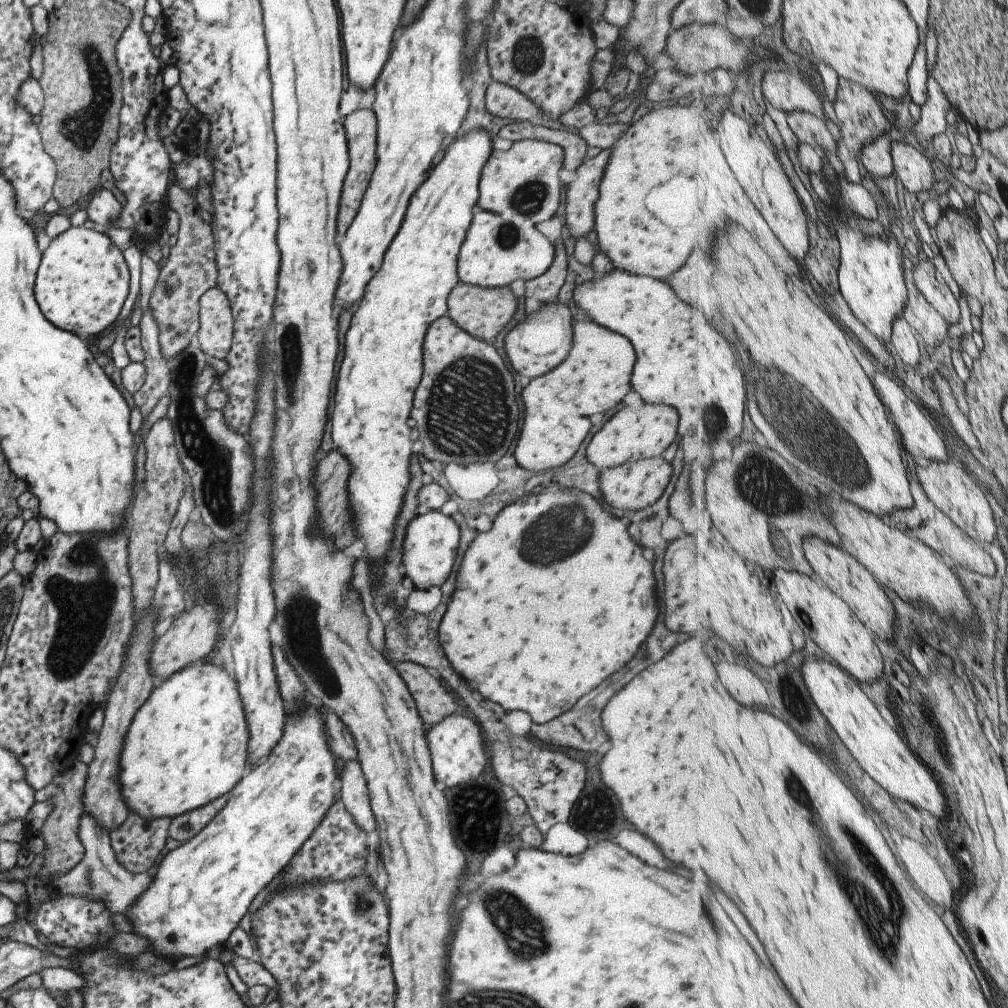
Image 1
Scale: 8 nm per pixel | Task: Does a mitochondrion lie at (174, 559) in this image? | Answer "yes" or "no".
no

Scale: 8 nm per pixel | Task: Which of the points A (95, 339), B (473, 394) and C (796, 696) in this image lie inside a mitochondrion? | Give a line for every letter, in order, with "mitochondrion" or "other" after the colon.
A: other
B: mitochondrion
C: other

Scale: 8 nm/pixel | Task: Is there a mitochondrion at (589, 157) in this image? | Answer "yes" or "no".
no

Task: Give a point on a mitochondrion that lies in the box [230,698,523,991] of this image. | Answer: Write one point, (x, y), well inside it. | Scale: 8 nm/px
(361, 905)

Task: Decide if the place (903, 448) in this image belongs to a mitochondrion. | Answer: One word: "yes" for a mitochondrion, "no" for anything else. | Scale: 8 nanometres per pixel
no

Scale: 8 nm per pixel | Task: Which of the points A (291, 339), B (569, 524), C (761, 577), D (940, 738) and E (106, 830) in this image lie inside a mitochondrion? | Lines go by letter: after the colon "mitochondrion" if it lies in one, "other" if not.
A: mitochondrion
B: mitochondrion
C: other
D: mitochondrion
E: other

